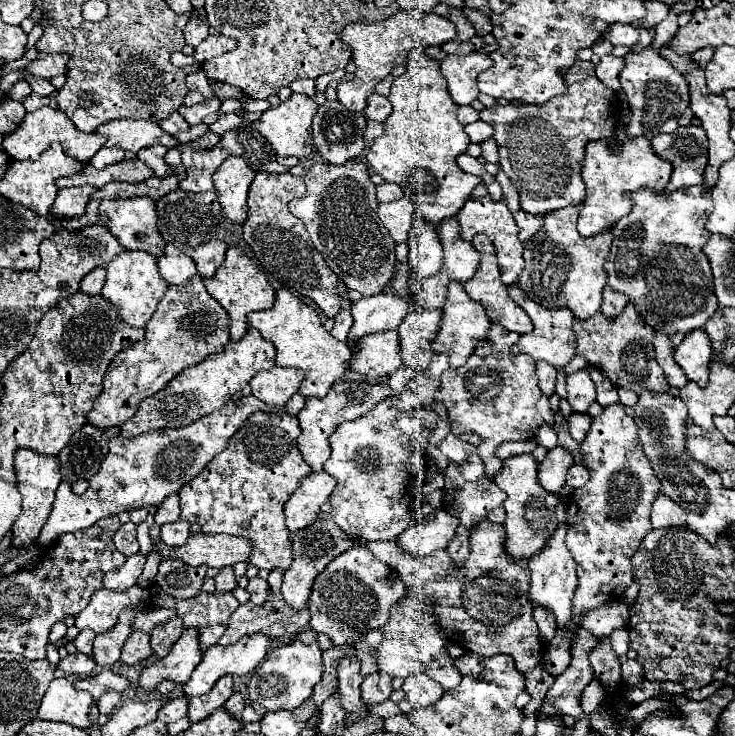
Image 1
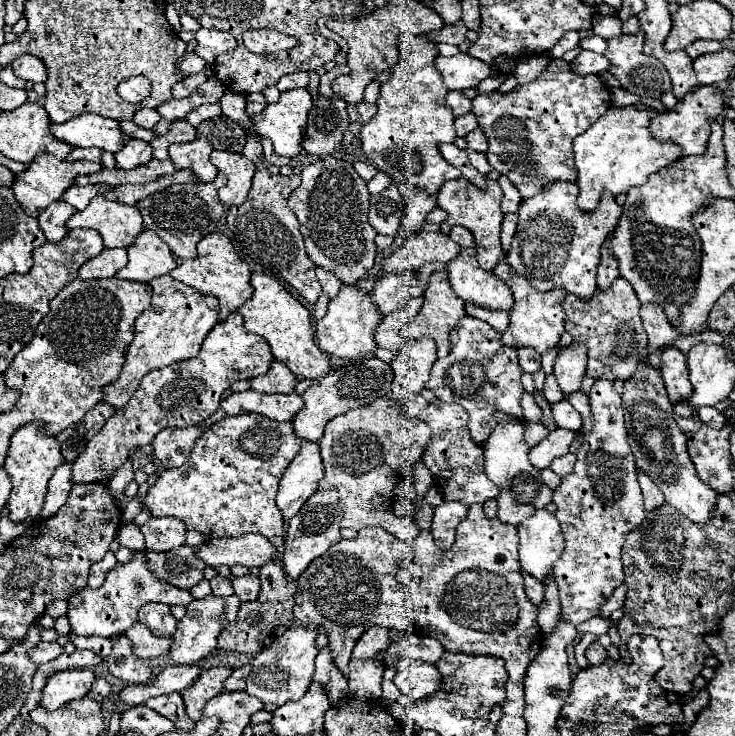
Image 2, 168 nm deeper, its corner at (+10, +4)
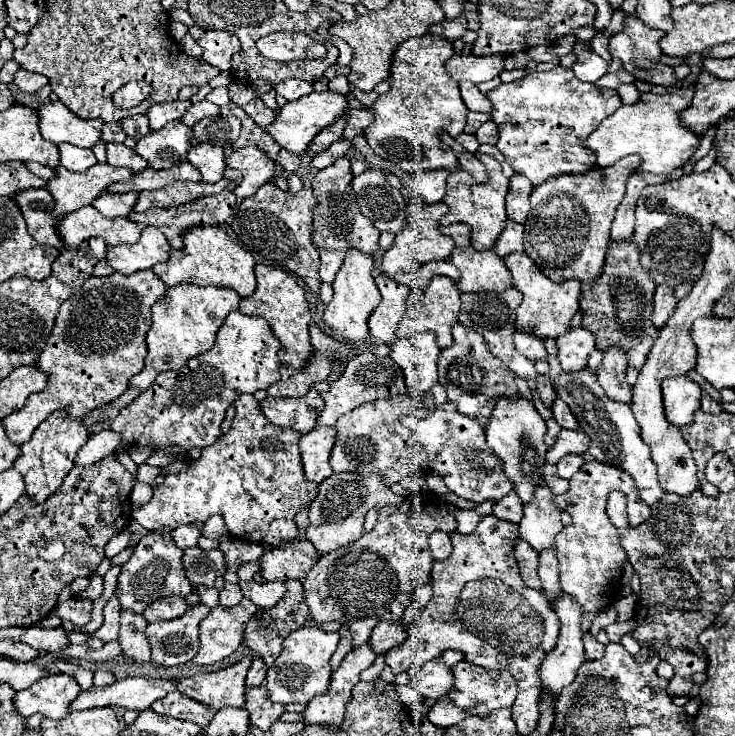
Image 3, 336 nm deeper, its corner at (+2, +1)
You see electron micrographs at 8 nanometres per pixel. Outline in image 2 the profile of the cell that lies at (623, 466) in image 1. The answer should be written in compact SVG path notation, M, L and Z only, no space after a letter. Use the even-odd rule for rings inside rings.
M596 380L588 398L592 428L582 436L572 474L562 478L562 484L554 490L554 516L566 540L560 560L554 564L554 580L560 592L562 620L574 626L598 616L612 592L624 582L620 552L626 534L646 518L640 484L636 484L638 468L628 446L622 398L608 380Z

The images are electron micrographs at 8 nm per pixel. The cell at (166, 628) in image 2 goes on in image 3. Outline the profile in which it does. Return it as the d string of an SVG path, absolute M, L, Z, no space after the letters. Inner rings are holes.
M170 595L170 597L164 597L164 599L158 599L156 603L150 603L144 611L144 617L148 623L154 623L154 621L168 621L168 619L176 619L184 613L184 609L188 607L188 603L176 595Z

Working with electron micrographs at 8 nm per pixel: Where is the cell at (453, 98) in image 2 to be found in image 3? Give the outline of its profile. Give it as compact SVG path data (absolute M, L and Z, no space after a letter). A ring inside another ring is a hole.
M468 81L460 83L460 93L462 93L462 99L470 111L478 111L478 113L492 111L492 103L486 99L486 95L474 83L468 83Z

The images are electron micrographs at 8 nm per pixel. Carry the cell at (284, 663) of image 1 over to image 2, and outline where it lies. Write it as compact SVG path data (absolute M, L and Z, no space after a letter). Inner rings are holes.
M294 626L286 630L280 638L272 642L266 650L262 650L254 662L252 672L246 680L246 692L258 698L262 704L284 704L288 700L298 700L304 696L312 682L314 658L316 658L316 632L304 626Z

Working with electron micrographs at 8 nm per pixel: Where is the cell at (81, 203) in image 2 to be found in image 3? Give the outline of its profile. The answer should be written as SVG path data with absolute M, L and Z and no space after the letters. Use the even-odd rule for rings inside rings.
M128 191L128 193L122 193L122 195L112 195L112 193L104 193L100 195L92 205L108 219L114 219L114 217L126 217L134 205L136 205L136 199L138 199L138 193L134 191Z

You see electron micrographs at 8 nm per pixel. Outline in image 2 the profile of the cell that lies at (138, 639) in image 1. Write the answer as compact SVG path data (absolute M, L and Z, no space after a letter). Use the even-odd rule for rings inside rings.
M136 622L128 632L128 640L132 642L132 652L138 658L158 658L164 656L170 648L170 638L154 636L144 624Z

